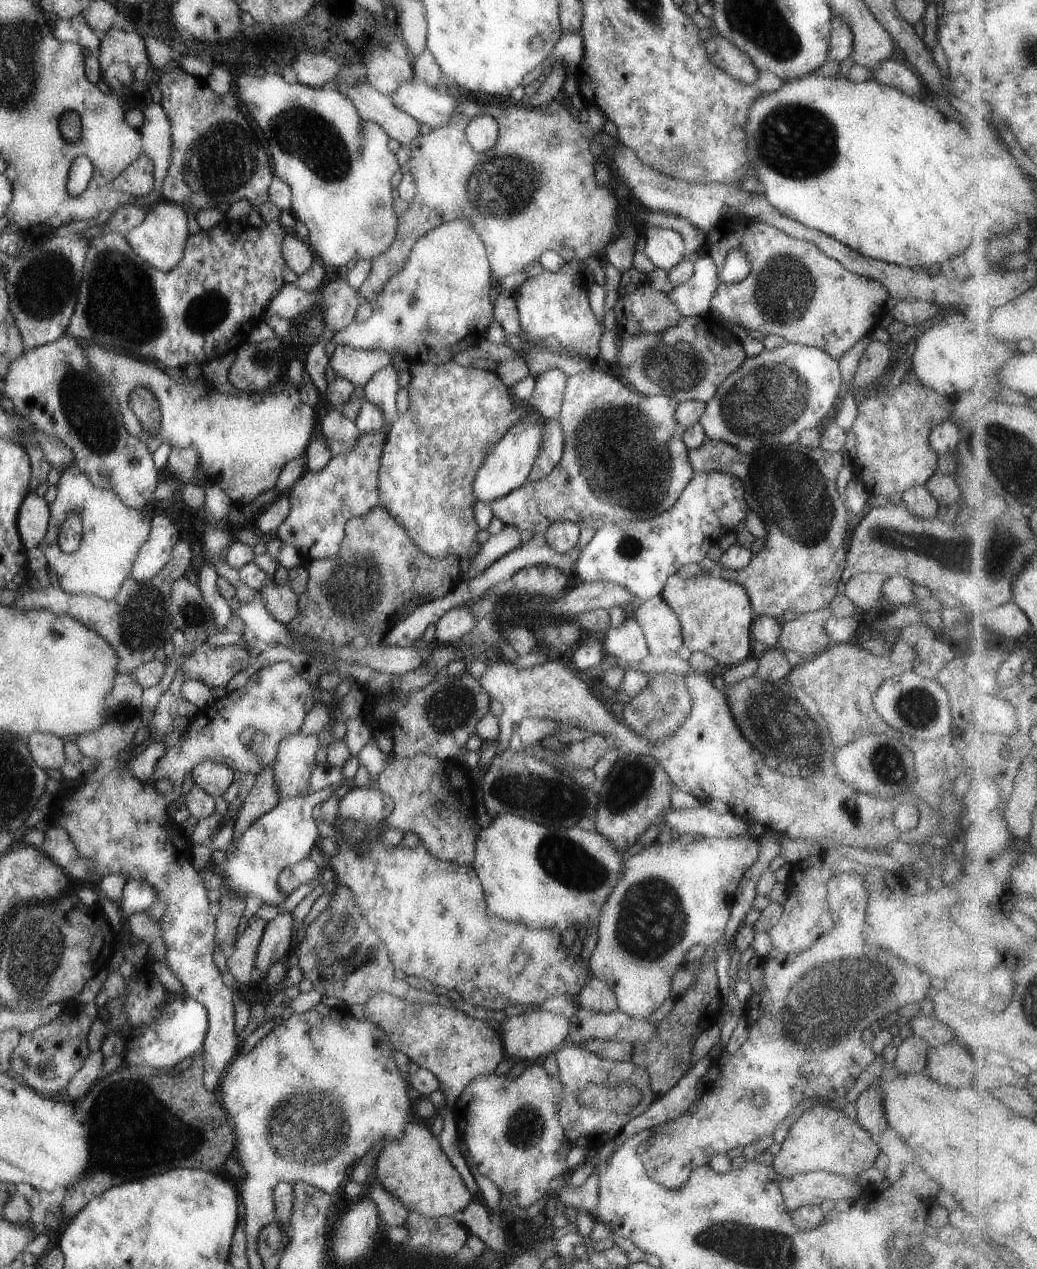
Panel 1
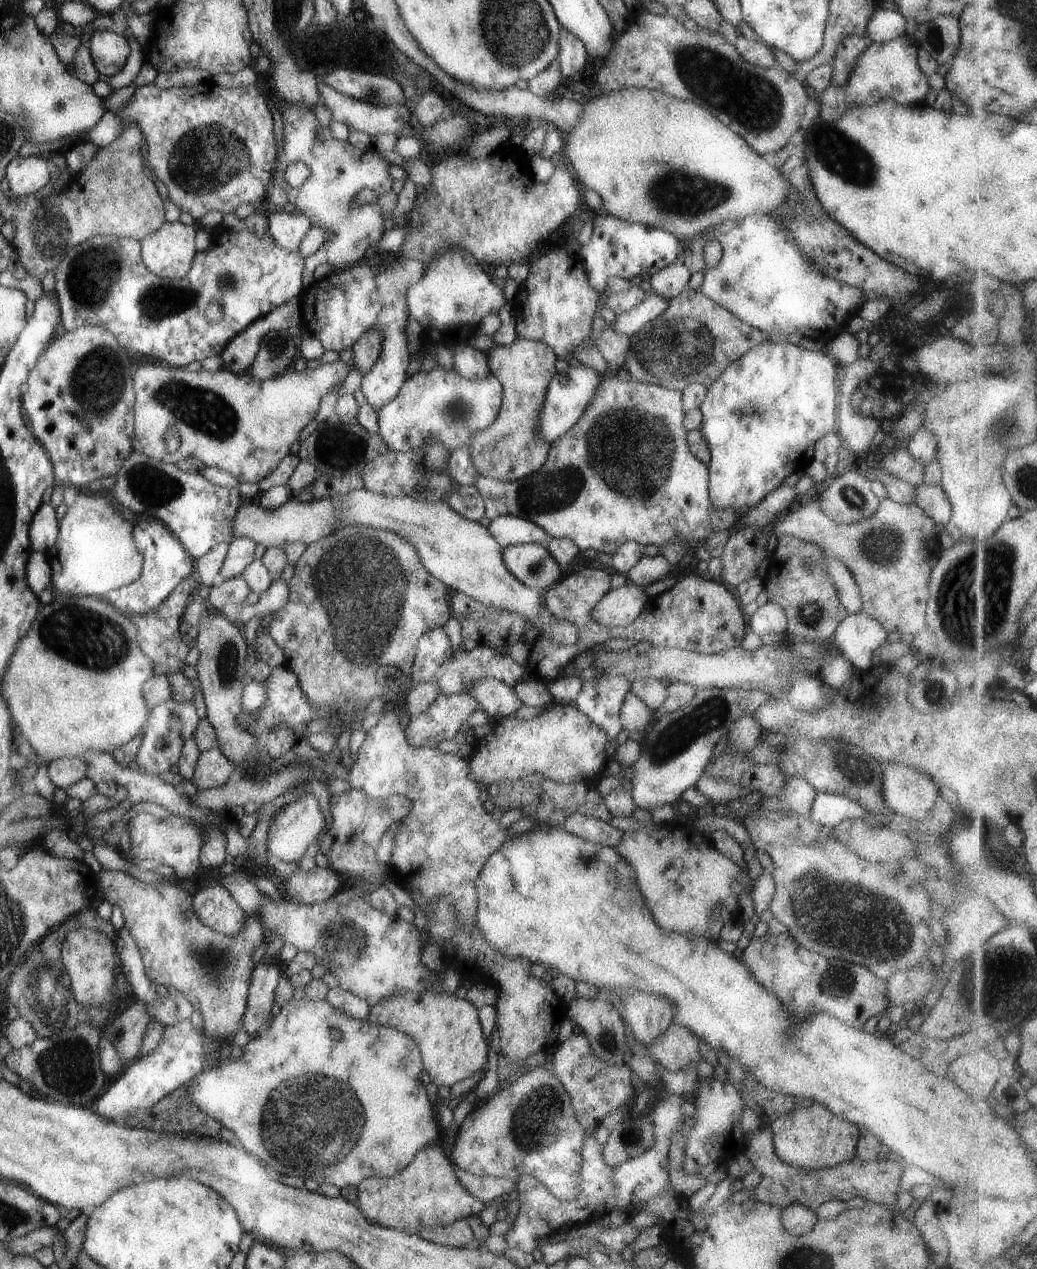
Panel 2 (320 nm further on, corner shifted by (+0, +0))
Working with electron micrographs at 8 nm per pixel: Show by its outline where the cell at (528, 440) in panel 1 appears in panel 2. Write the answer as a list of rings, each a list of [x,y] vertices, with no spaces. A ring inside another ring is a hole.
[[[574,363],[562,371],[556,371],[548,382],[542,407],[538,416],[538,428],[543,440],[551,444],[556,438],[571,428],[593,400],[599,383],[603,380],[594,368]]]

